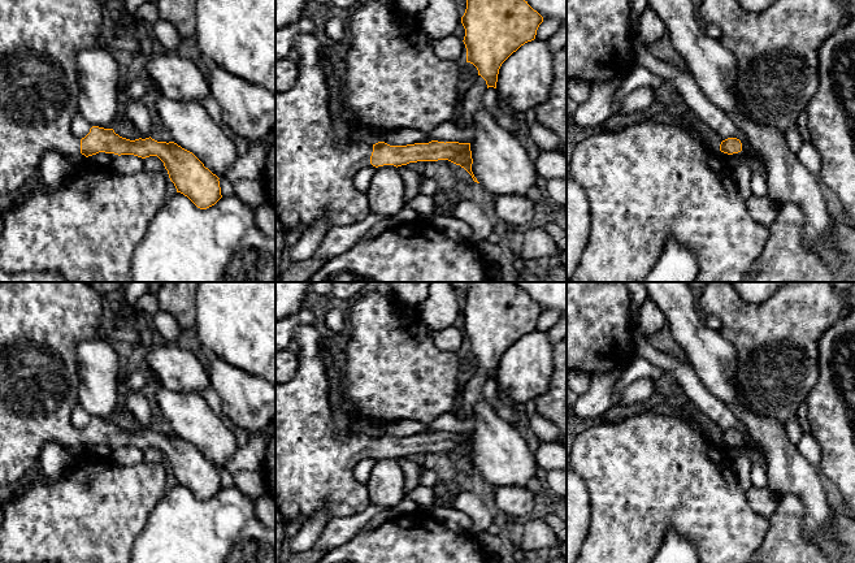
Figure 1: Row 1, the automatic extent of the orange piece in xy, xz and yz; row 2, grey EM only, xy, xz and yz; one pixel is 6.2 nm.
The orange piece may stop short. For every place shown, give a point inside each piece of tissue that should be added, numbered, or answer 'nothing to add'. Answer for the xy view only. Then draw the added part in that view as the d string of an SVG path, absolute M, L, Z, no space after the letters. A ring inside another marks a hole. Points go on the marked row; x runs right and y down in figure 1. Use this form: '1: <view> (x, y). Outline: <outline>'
1: xy (39, 39). Outline: M0 0L0 194L16 196L36 177L45 152L56 151L68 157L81 153L81 139L73 135L71 122L78 114L79 83L77 78L77 57L83 49L99 47L100 25L107 8L97 0Z

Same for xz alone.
1: xz (315, 176). Outline: M298 34L292 44L292 56L299 62L298 79L288 90L275 92L275 215L290 242L320 218L327 218L333 226L347 226L370 213L368 195L355 187L353 177L372 165L373 144L353 137L342 146L337 142L321 51L316 34Z

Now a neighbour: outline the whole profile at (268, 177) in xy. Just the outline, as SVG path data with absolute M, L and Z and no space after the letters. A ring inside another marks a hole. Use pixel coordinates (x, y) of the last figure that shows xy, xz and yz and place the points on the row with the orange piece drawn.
M275 142L269 148L261 179L265 185L266 203L275 209Z

